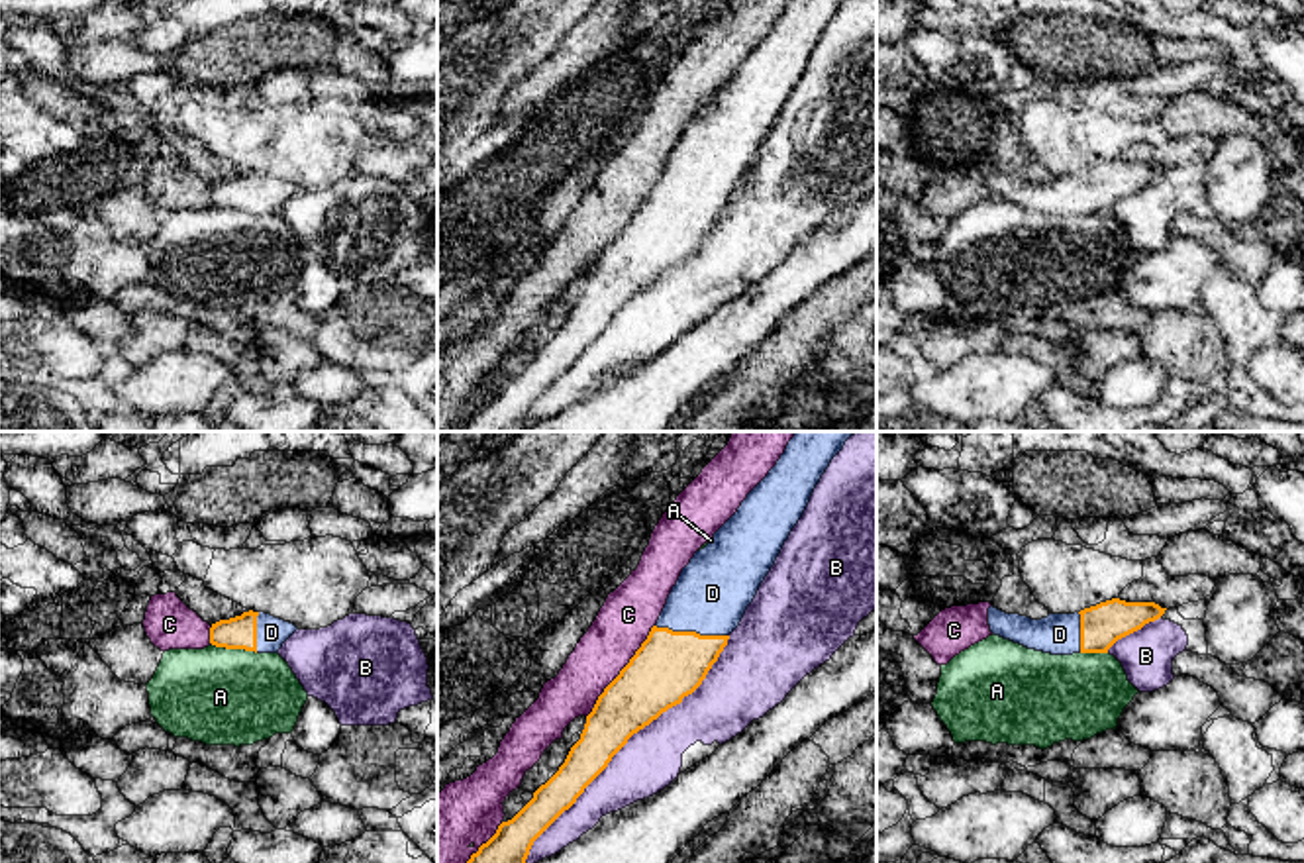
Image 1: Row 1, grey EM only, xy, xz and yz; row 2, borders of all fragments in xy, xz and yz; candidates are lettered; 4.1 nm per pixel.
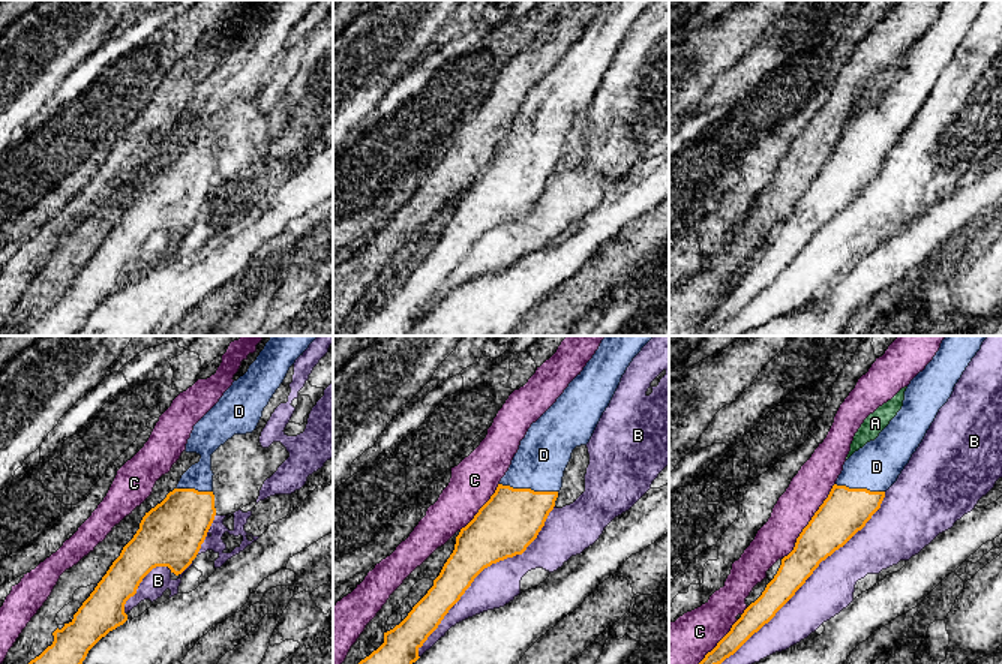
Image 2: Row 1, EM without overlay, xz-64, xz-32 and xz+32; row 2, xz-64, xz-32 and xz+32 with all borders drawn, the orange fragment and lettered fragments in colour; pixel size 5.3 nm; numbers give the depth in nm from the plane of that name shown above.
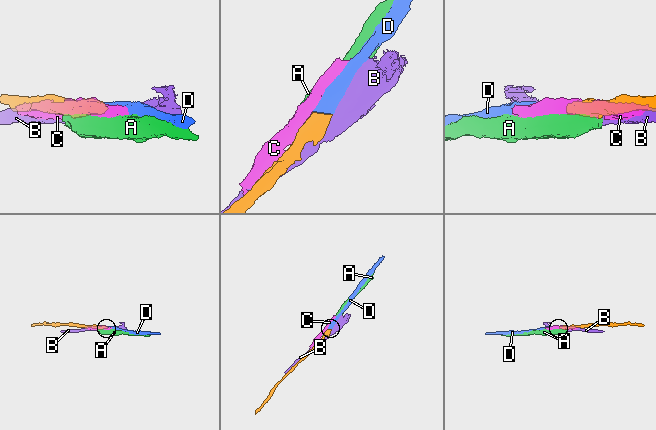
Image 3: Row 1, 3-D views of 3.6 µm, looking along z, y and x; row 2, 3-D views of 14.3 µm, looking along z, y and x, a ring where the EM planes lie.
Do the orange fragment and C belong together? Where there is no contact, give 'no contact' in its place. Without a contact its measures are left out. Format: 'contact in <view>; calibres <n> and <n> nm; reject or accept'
contact in xz; calibres 280 and 220 nm; reject

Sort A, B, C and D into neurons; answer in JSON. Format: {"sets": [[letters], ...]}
{"sets": [["A"], ["B"], ["C"], ["D"]]}

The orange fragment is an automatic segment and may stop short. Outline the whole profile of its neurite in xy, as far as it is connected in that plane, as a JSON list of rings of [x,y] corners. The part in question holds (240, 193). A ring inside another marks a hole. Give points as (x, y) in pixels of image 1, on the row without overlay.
[[[243,173],[210,188],[210,204],[226,210],[278,214],[298,188],[265,173]]]

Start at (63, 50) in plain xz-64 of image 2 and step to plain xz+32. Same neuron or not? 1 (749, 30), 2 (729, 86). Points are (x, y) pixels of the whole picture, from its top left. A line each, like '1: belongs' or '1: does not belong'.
1: belongs
2: does not belong

